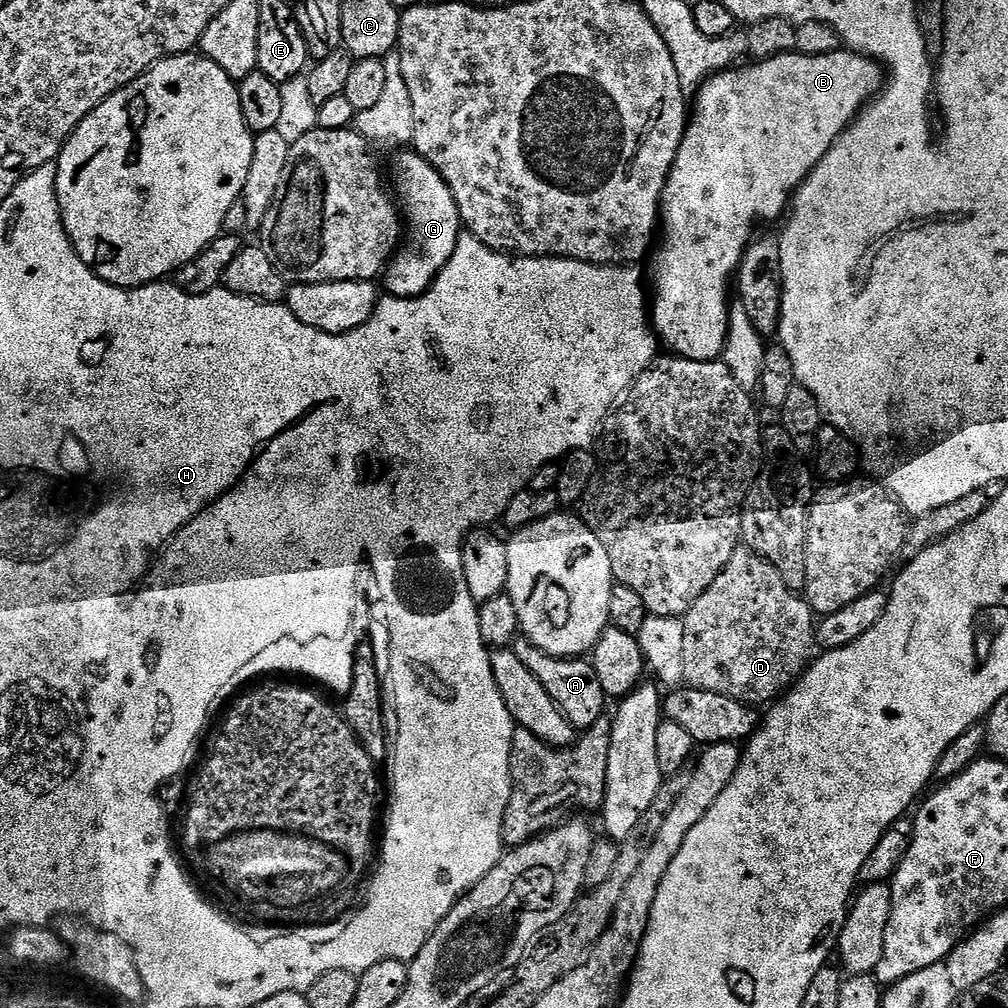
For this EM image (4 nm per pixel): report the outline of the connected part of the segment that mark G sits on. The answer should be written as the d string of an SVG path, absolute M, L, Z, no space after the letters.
M414 150L397 152L400 153L392 164L392 180L396 183L394 196L399 211L406 221L406 235L386 269L383 291L398 298L414 298L422 295L436 281L436 275L446 262L450 262L462 234L462 225L454 194L450 194L450 186L446 186L442 174Z

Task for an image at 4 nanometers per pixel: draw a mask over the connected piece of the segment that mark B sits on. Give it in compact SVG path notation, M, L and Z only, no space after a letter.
M797 50L780 53L768 60L749 62L745 68L732 66L723 72L709 77L695 93L696 108L691 113L687 128L684 129L682 146L674 158L674 166L668 175L664 187L662 201L662 236L664 232L664 249L660 252L660 265L656 268L656 304L651 305L650 320L654 331L661 341L664 340L672 347L675 355L685 360L720 360L724 355L724 342L728 339L728 324L730 321L730 307L728 308L728 279L735 277L740 271L740 263L744 258L744 251L757 235L756 223L759 220L776 220L787 213L790 201L799 188L800 183L826 158L826 150L834 146L836 139L841 136L852 121L864 111L866 105L880 95L885 83L886 72L877 61L871 60L851 50L841 50L834 54L820 54L807 56Z

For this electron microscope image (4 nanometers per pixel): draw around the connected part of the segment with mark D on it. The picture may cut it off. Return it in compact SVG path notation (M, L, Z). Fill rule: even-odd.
M747 546L736 549L730 562L726 562L722 574L718 574L718 578L714 578L714 582L710 582L710 590L706 590L706 594L702 594L702 598L698 598L698 602L694 602L694 606L690 606L690 610L682 619L684 622L684 664L686 666L684 684L689 688L734 698L749 706L761 706L760 704L764 703L767 705L787 692L804 675L804 669L808 667L814 656L814 613L808 605L807 599L799 591L793 590L784 581L782 574L778 574L778 570L774 566L770 566L770 562L766 562L766 558L762 558L757 552L750 551Z

